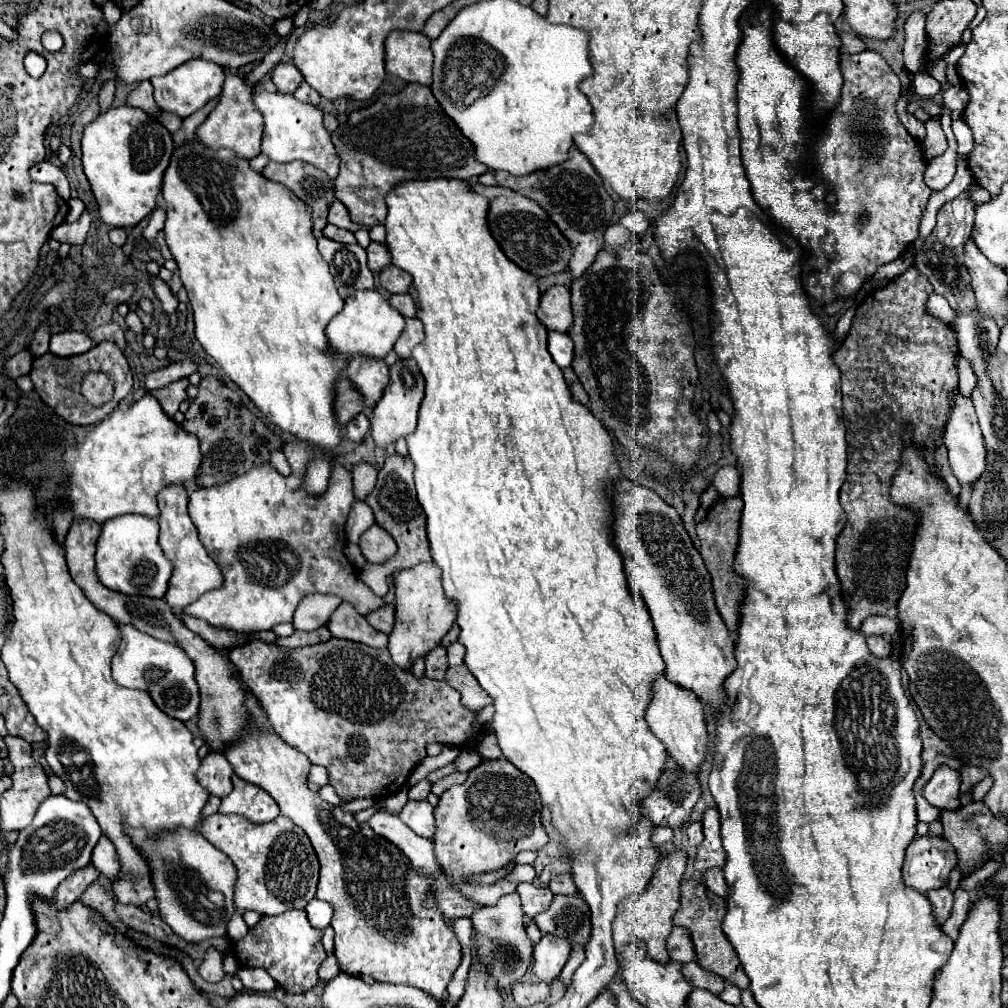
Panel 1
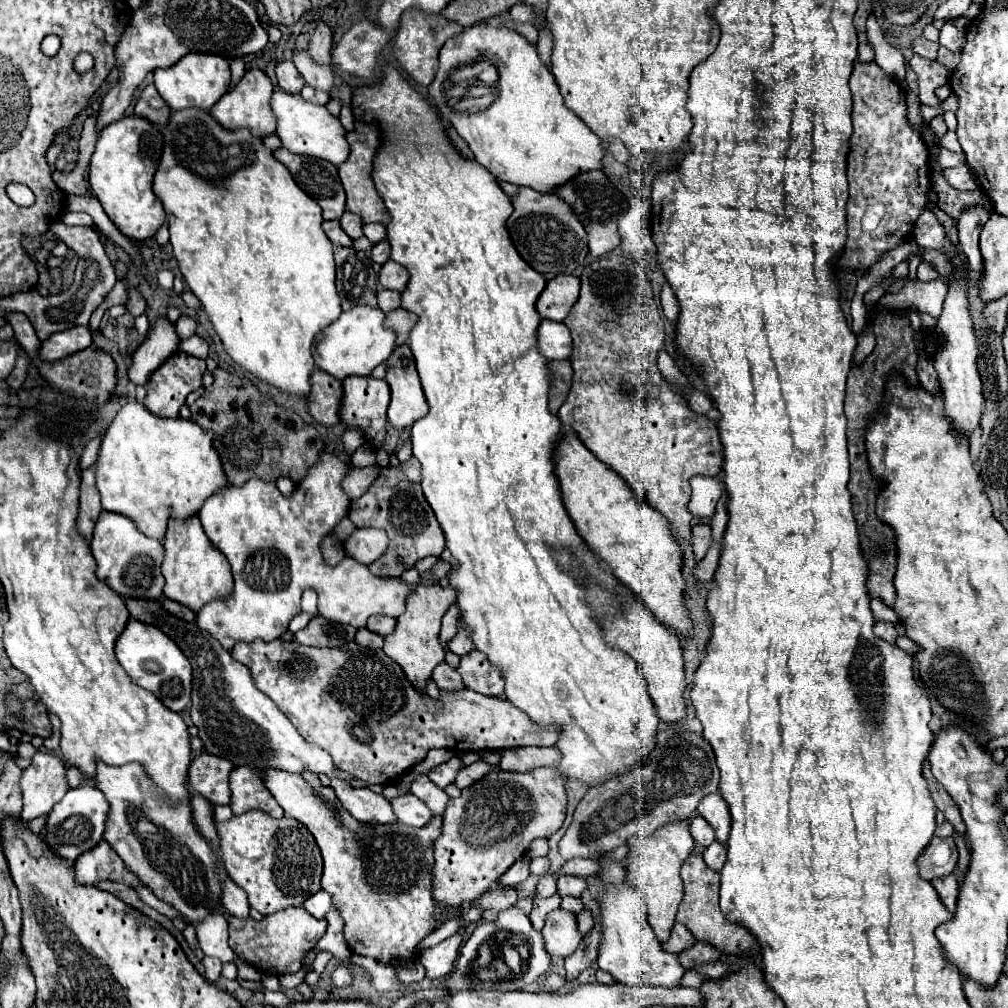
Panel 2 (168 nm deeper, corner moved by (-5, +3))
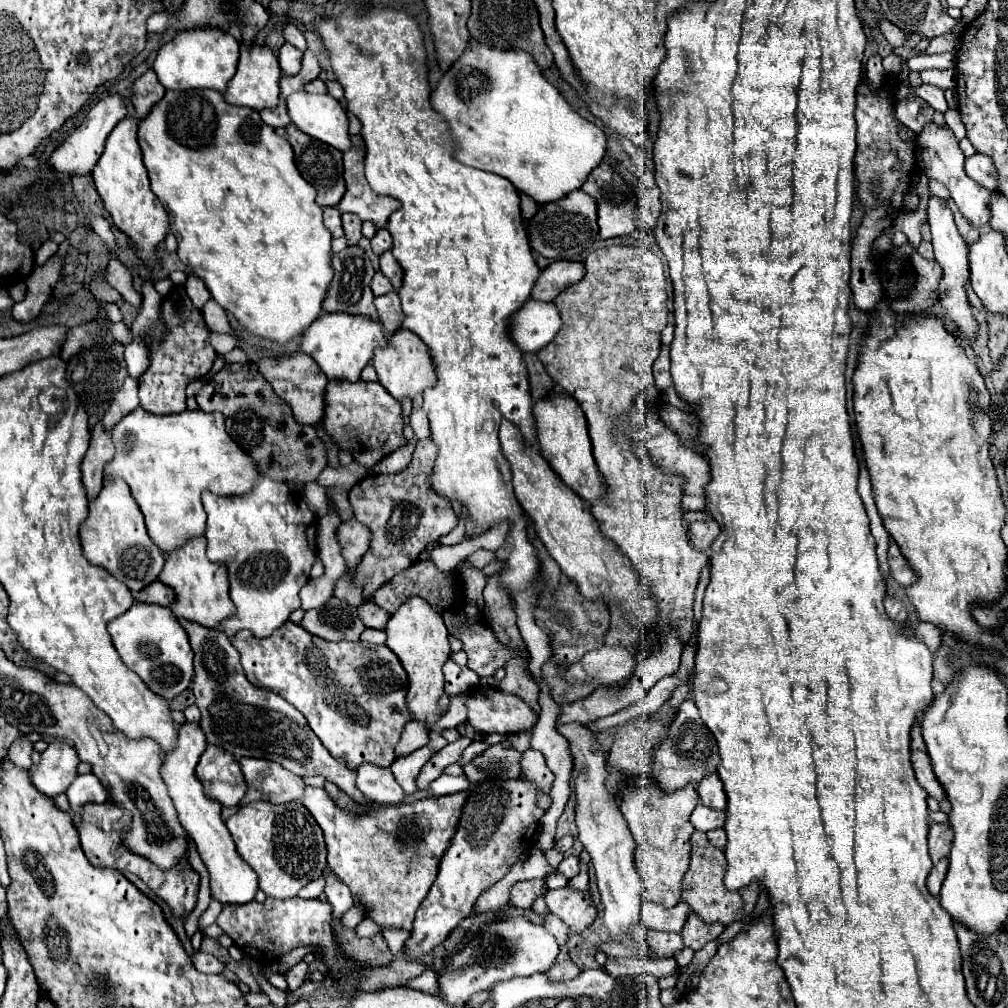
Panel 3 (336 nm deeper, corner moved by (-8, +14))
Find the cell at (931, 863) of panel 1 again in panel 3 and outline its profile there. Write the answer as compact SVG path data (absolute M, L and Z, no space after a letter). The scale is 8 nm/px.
M930 823L928 845L930 845L930 857L934 863L950 855L952 841L954 841L954 831L948 823Z

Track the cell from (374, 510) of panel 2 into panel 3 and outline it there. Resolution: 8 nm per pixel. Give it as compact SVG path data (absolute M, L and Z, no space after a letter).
M430 439L418 441L410 465L394 475L372 475L362 479L350 489L350 503L354 517L370 527L372 541L366 555L356 565L358 575L372 583L372 589L390 581L396 573L408 569L426 545L436 543L442 535L448 535L458 517L448 501L434 493L428 477L436 459L436 445Z

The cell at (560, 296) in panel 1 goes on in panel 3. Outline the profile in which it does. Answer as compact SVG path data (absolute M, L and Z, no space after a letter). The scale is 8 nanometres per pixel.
M554 261L540 273L540 277L532 289L532 299L546 301L546 303L554 301L558 297L558 293L562 293L564 289L578 283L584 277L584 273L586 273L586 269L582 263Z

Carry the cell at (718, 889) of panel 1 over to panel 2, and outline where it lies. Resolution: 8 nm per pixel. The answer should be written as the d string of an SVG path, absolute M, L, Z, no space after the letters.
M713 842L711 846L705 848L703 858L705 858L705 864L707 864L711 870L719 872L721 866L723 866L723 862L725 862L725 846L719 844L719 842Z

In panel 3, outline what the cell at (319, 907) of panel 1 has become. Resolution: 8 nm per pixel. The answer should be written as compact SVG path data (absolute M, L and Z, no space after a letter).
M326 877L310 881L304 889L300 889L298 897L302 897L302 899L318 899L318 895L324 893L324 885L326 885Z

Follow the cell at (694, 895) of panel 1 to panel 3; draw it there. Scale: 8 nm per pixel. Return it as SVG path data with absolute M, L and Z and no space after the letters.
M696 831L692 835L692 853L690 853L690 869L686 871L684 879L682 879L682 901L690 905L690 909L704 921L704 923L722 923L722 925L730 925L734 921L744 919L746 915L750 915L756 907L760 889L756 885L750 885L748 889L740 889L730 893L728 889L724 889L722 877L724 877L724 869L726 869L726 861L724 861L724 851L710 845L710 841L706 839L704 833Z

